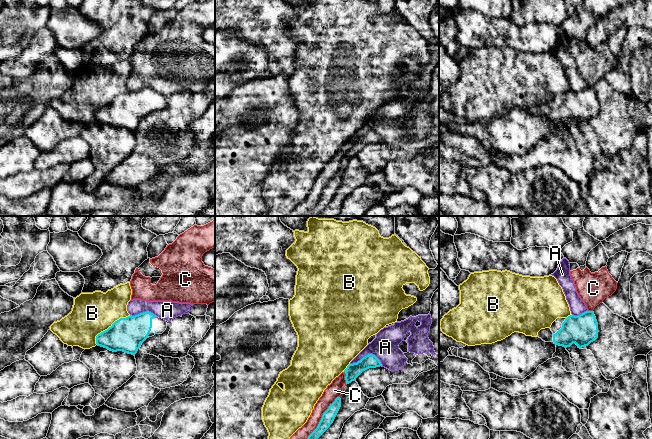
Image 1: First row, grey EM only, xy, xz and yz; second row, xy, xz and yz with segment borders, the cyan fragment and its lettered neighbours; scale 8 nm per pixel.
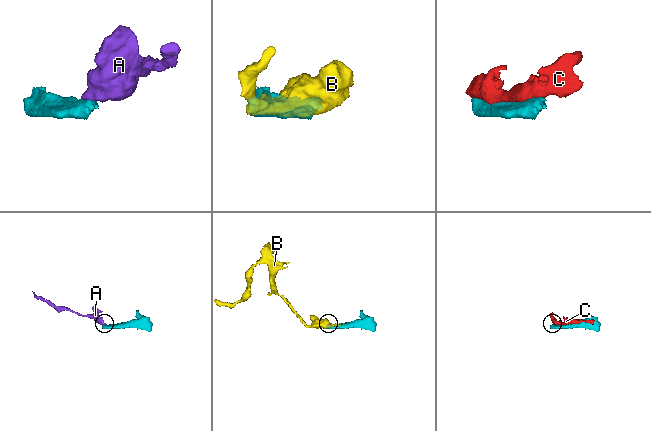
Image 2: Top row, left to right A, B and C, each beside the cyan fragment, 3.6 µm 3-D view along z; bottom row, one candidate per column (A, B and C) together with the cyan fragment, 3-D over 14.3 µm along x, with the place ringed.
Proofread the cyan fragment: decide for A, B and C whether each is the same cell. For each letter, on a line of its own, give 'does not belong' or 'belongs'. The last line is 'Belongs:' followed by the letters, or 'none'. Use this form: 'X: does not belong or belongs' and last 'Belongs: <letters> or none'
A: does not belong
B: does not belong
C: does not belong
Belongs: none

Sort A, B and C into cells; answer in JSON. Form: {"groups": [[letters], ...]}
{"groups": [["A", "C"], ["B"]]}

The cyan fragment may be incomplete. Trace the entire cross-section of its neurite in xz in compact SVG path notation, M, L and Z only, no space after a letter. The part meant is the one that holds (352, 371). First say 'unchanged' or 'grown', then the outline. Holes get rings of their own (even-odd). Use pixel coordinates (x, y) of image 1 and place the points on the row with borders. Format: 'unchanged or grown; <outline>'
unchanged; M368 354L357 363L349 364L344 370L346 376L346 384L355 381L356 378L365 370L369 368L376 368L382 366L380 360L373 354Z

